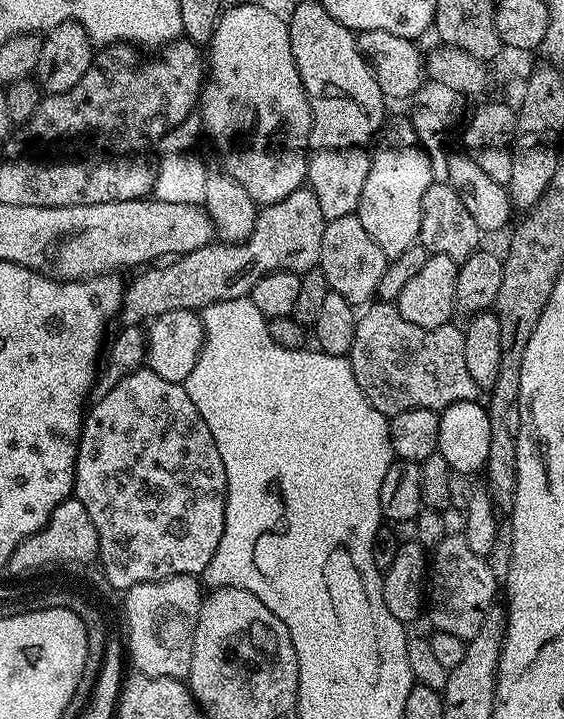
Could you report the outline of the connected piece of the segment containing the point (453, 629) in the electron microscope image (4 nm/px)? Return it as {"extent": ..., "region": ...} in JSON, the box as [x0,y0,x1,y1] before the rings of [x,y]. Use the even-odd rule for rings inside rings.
{"extent":[426,534,497,641],"region":[[[446,534],[442,542],[430,556],[430,587],[426,592],[426,616],[432,619],[432,628],[438,632],[450,634],[454,640],[470,641],[482,627],[486,614],[497,603],[496,572],[488,565],[489,561],[483,556],[474,554],[462,534]]]}

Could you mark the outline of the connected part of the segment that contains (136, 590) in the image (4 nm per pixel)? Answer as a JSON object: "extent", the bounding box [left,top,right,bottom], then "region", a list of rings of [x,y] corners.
{"extent":[124,576,202,680],"region":[[[171,576],[165,580],[142,582],[127,589],[124,616],[128,619],[128,652],[141,676],[184,680],[194,654],[194,634],[202,603],[202,584],[194,576]]]}

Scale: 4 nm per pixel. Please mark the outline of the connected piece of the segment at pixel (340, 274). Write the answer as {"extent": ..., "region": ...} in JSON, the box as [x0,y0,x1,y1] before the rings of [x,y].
{"extent":[318,214,389,306],"region":[[[353,214],[327,221],[318,268],[323,272],[329,289],[342,294],[346,302],[354,306],[367,305],[376,296],[378,282],[382,282],[388,261],[389,257],[382,254],[378,242],[366,232],[359,216]]]}

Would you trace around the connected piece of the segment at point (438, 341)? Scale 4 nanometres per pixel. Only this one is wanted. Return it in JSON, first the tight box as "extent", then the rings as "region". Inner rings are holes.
{"extent":[350,302,481,418],"region":[[[372,302],[359,313],[356,322],[356,329],[354,330],[354,346],[350,353],[354,378],[358,382],[358,386],[362,386],[362,390],[366,394],[366,398],[369,402],[371,402],[382,415],[391,418],[398,414],[402,414],[406,410],[418,410],[419,408],[440,412],[441,410],[451,406],[454,402],[476,400],[477,397],[481,395],[481,388],[474,382],[474,378],[470,378],[470,370],[466,370],[466,346],[464,345],[464,333],[459,327],[456,329],[454,325],[455,323],[449,322],[442,326],[438,326],[437,328],[414,326],[414,322],[406,322],[406,318],[402,318],[402,314],[398,309],[396,309],[395,303],[392,302]]]}

